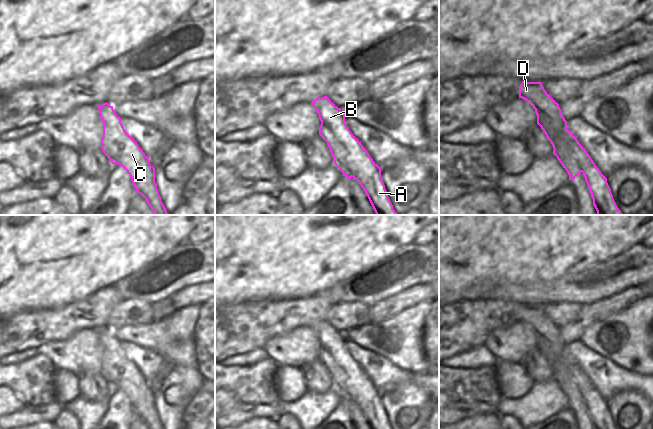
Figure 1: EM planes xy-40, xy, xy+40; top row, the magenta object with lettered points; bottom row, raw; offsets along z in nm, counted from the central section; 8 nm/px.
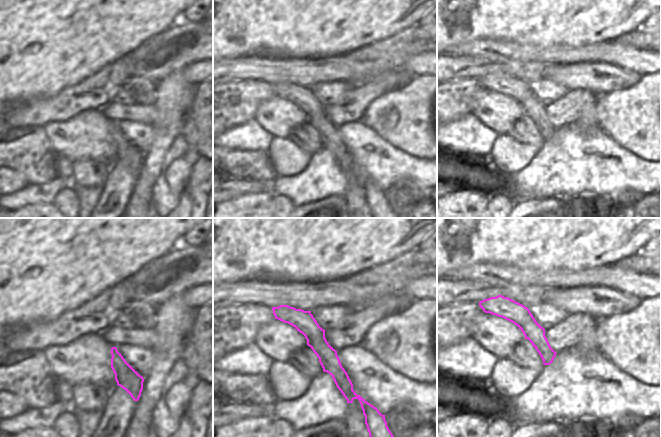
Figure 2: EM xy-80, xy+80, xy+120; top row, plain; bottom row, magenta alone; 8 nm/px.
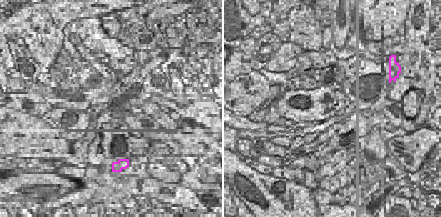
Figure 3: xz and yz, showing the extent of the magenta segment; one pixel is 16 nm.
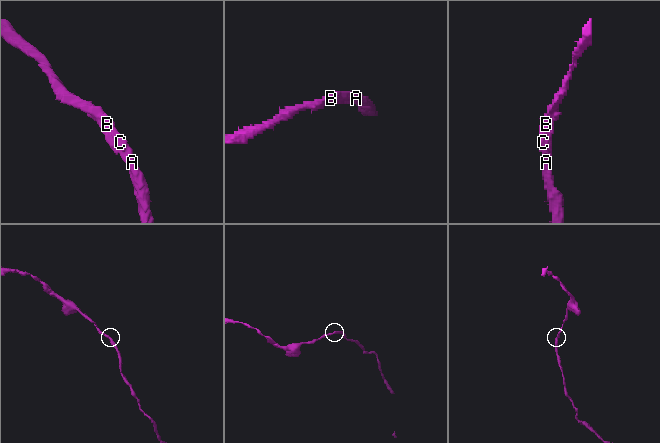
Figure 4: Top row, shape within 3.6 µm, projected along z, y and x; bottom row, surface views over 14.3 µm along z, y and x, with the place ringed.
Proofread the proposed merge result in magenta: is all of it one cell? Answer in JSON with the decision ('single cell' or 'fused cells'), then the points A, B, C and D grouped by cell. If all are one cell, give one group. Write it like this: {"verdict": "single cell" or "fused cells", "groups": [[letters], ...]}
{"verdict": "single cell", "groups": [["A", "B", "C", "D"]]}

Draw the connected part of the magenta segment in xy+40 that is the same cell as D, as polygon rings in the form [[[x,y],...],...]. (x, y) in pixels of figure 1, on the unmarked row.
[[[522,305],[519,322],[526,324],[535,333],[537,348],[551,366],[553,378],[567,395],[569,404],[574,404],[582,396],[593,429],[616,429],[607,402],[577,362],[567,353],[567,345],[559,328],[545,315],[542,307]]]

